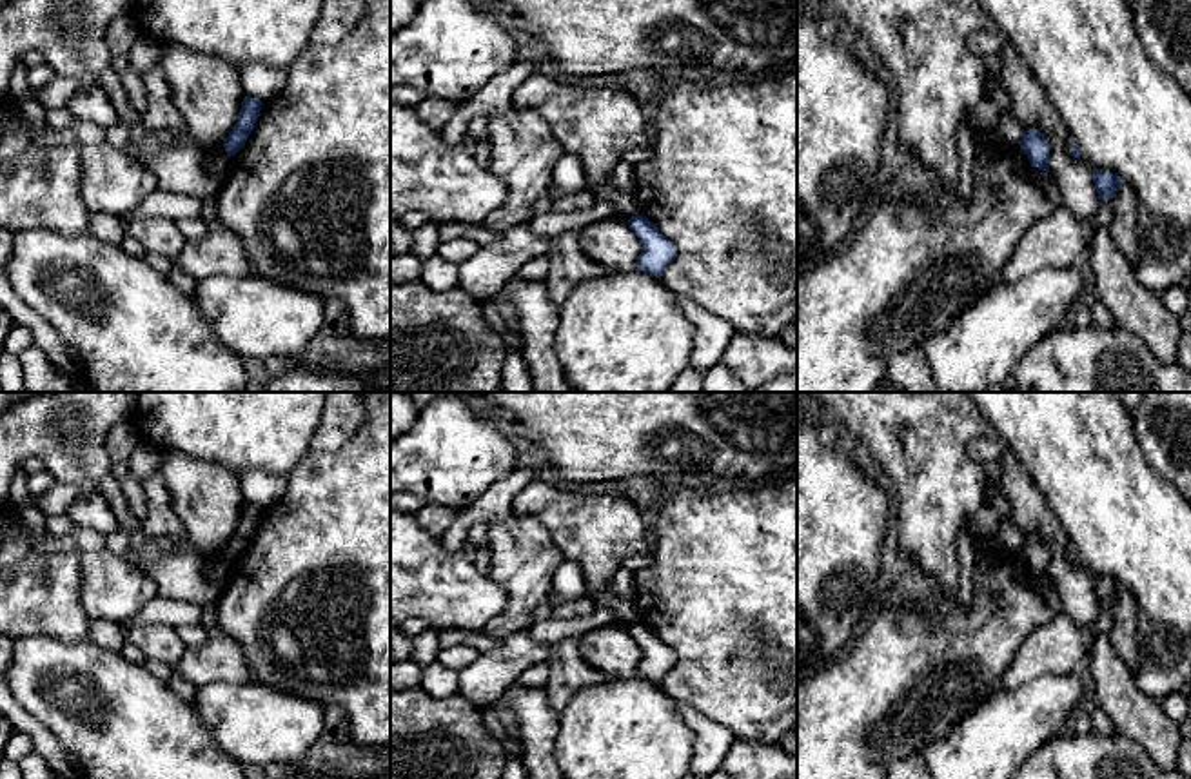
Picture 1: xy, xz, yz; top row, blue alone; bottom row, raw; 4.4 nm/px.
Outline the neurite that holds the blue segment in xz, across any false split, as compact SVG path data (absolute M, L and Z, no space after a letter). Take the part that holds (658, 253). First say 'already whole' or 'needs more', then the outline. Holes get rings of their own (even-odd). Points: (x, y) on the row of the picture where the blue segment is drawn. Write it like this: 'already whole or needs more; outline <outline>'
already whole; outline M643 214L628 220L630 229L639 238L643 251L637 260L637 269L655 278L661 278L664 269L675 260L675 245L664 238L657 227Z

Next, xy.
already whole; outline M245 96L241 102L240 116L229 133L223 147L229 153L229 156L234 156L247 142L251 131L256 125L256 120L261 111L261 102L251 96Z

